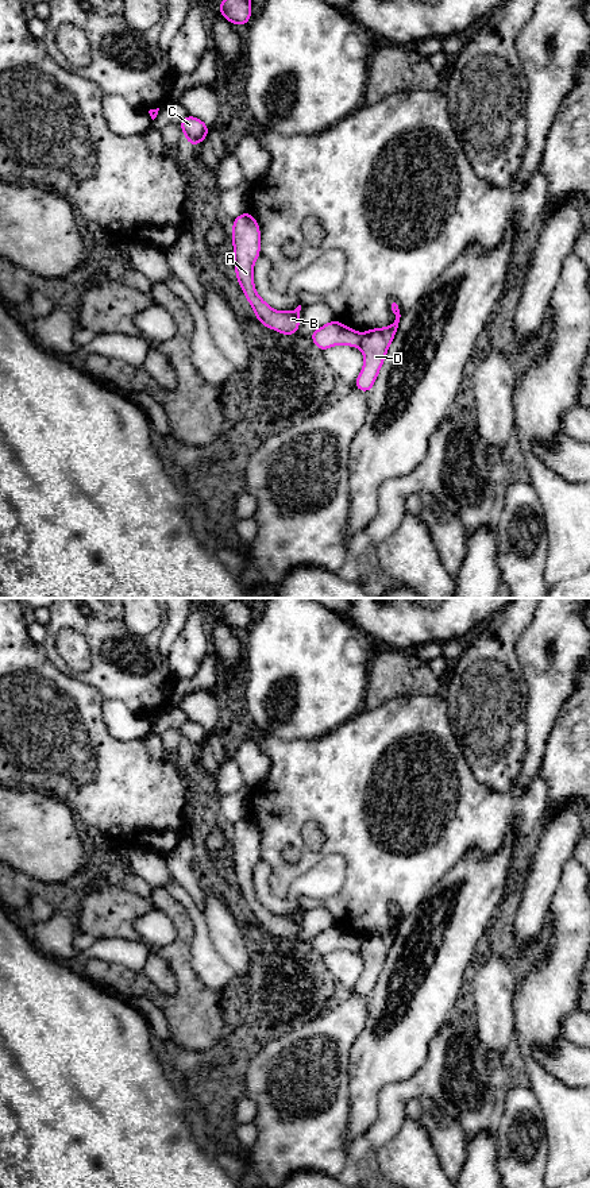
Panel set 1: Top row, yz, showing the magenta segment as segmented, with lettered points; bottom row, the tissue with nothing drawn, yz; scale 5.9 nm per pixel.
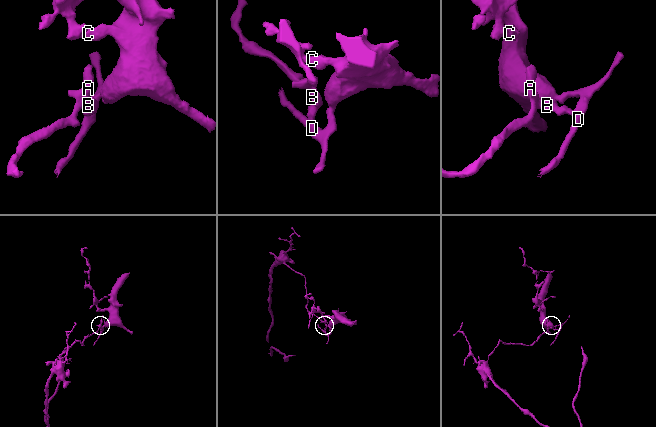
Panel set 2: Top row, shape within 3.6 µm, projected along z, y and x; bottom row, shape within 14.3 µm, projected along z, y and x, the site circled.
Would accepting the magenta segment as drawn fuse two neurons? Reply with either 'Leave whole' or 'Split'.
Split

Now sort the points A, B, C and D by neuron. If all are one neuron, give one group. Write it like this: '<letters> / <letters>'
A B / C D

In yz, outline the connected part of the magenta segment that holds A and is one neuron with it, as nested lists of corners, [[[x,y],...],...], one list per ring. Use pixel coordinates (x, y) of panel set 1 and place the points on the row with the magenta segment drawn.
[[[248,212],[234,219],[232,240],[236,278],[257,319],[267,328],[284,335],[294,335],[300,325],[301,305],[293,312],[278,312],[271,309],[255,292],[252,267],[259,256],[261,232],[257,220]]]

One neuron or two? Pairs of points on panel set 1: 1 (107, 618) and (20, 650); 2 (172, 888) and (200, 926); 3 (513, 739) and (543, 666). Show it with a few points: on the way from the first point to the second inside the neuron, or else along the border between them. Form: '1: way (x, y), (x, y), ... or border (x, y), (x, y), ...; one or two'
1: border (41, 644), (46, 656), (54, 664); two
2: way (181, 897), (191, 906), (196, 917); one
3: border (525, 677), (525, 741); two

